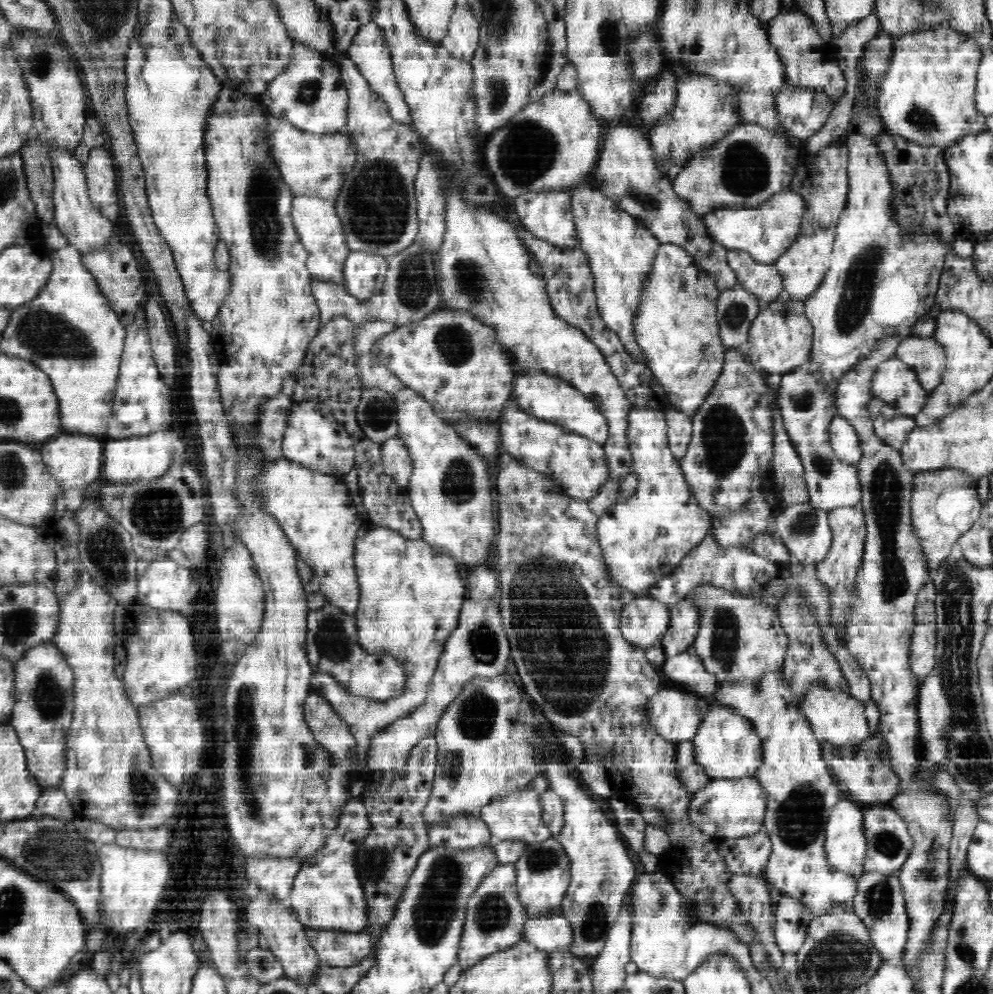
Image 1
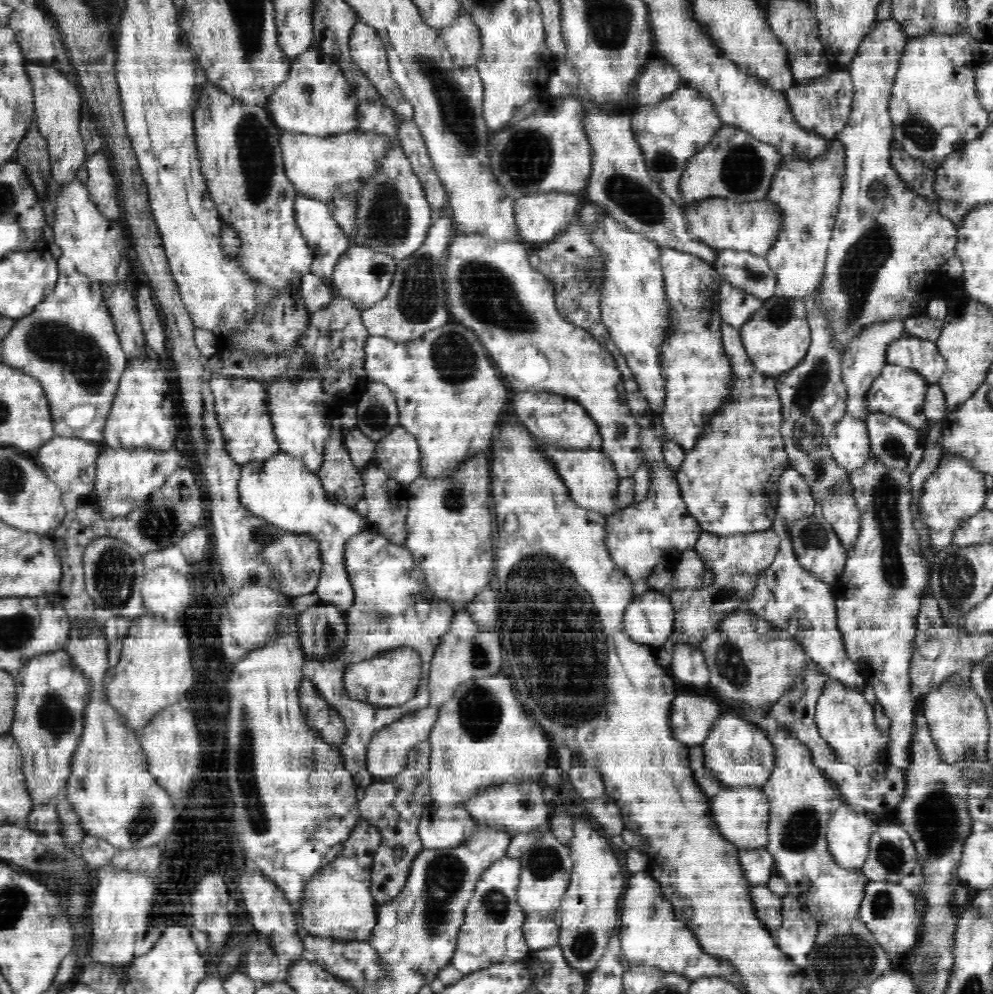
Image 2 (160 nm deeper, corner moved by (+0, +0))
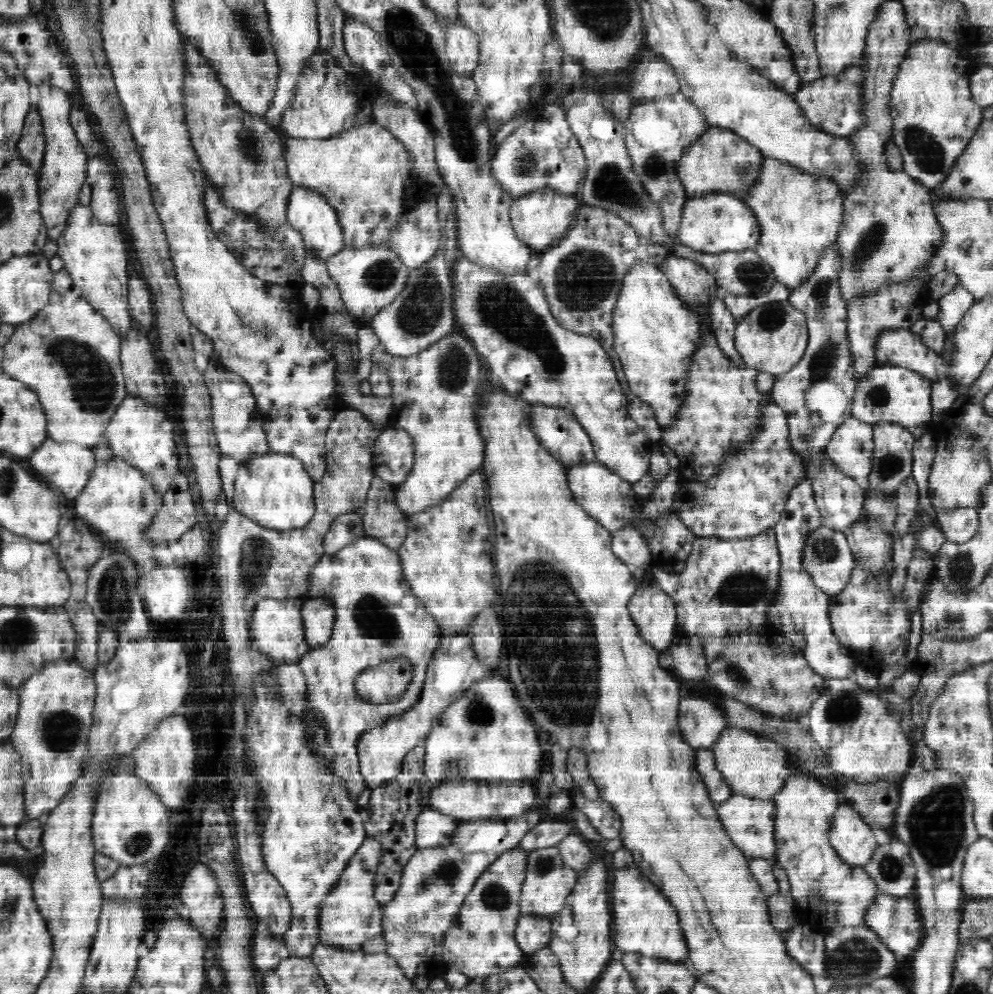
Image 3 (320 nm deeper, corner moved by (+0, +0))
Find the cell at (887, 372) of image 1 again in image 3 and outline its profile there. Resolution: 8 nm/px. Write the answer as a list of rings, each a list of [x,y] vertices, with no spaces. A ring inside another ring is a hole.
[[[879,365],[875,369],[868,380],[857,384],[851,414],[867,423],[878,420],[896,422],[905,426],[916,439],[922,434],[931,432],[933,428],[930,417],[930,394],[933,383],[906,367]]]

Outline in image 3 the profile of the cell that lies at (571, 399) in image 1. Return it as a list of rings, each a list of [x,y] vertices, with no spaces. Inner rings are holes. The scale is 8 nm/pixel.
[[[541,402],[530,403],[530,428],[540,440],[539,444],[546,448],[548,453],[560,461],[565,468],[572,464],[595,460],[594,442],[589,432],[586,432],[582,423],[570,409],[553,407]]]

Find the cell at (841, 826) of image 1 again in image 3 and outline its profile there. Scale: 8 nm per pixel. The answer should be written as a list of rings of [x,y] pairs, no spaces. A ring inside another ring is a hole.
[[[840,806],[833,823],[829,843],[838,857],[849,866],[863,868],[877,846],[872,827],[850,806]]]

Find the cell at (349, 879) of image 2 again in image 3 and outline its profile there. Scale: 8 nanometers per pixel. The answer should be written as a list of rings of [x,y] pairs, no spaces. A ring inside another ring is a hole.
[[[366,836],[360,848],[348,860],[338,880],[326,890],[316,918],[320,943],[364,952],[384,952],[381,928],[382,903],[376,900],[373,886],[380,856],[382,856],[381,841],[376,837]]]

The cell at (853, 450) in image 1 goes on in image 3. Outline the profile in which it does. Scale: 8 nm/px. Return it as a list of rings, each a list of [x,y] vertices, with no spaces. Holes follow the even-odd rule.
[[[853,415],[848,417],[832,435],[826,448],[826,456],[842,474],[854,478],[862,489],[868,488],[869,474],[873,463],[872,423],[858,420]]]

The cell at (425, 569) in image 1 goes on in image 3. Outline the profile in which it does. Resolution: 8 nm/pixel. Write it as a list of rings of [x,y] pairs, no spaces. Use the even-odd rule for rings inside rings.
[[[360,537],[341,548],[334,556],[324,555],[317,567],[313,568],[313,585],[308,598],[317,598],[321,589],[332,588],[337,619],[334,623],[332,638],[317,649],[307,650],[299,658],[299,667],[307,680],[309,690],[309,713],[303,721],[315,729],[315,738],[319,749],[333,761],[333,773],[343,776],[345,785],[350,789],[350,797],[357,801],[359,794],[367,790],[365,778],[362,778],[359,765],[358,743],[360,737],[373,728],[382,726],[390,717],[404,714],[415,707],[421,699],[427,677],[429,662],[443,637],[441,624],[426,610],[423,600],[413,594],[410,583],[405,579],[402,559],[397,549],[391,549],[380,539]],[[405,656],[415,666],[413,681],[404,696],[395,703],[374,705],[362,701],[352,684],[356,674],[370,666],[376,667],[386,658]]]

